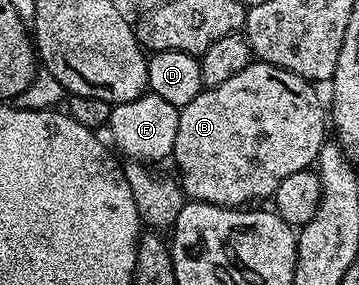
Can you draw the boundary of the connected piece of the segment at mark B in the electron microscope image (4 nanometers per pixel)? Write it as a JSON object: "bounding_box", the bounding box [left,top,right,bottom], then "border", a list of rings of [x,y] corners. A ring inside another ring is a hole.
{"bounding_box":[171,60,326,207],"border":[[[253,60],[242,71],[230,75],[230,79],[226,79],[226,83],[205,88],[204,92],[198,95],[198,99],[194,99],[194,103],[186,103],[186,107],[180,110],[180,118],[178,119],[178,139],[174,139],[174,151],[171,160],[176,161],[176,169],[180,172],[178,184],[183,192],[194,201],[205,201],[211,205],[226,205],[229,207],[248,207],[253,203],[263,202],[260,201],[263,197],[271,198],[275,195],[282,179],[287,179],[289,175],[294,175],[298,171],[309,168],[320,156],[320,149],[326,143],[326,137],[324,137],[326,105],[323,100],[320,102],[316,89],[317,86],[313,82],[302,79],[277,65],[267,65],[265,61],[258,60]]]}

